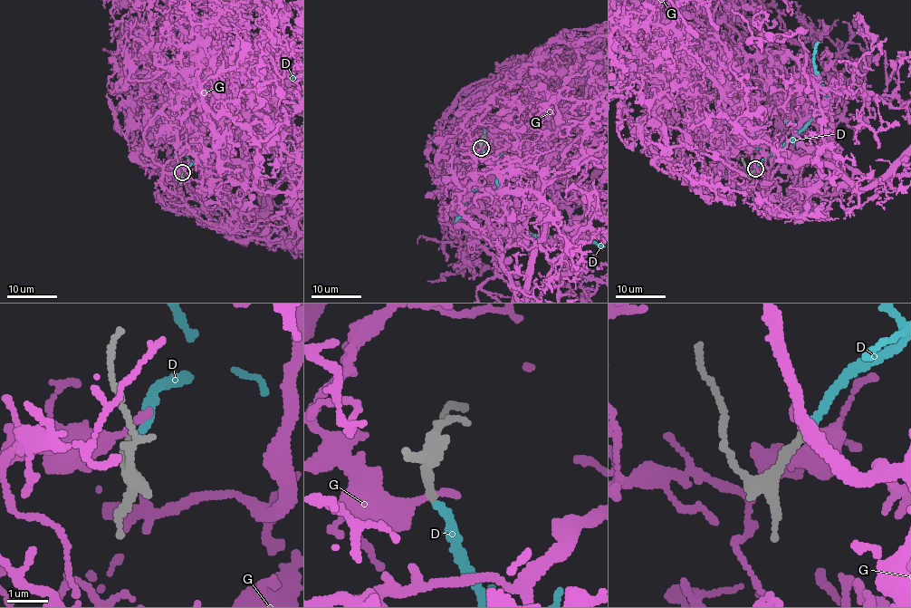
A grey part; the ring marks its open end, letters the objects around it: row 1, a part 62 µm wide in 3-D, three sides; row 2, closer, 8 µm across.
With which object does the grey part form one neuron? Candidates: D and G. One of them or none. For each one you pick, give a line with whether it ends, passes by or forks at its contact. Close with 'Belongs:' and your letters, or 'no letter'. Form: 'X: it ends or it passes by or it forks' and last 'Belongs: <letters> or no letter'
D: it ends
Belongs: D

